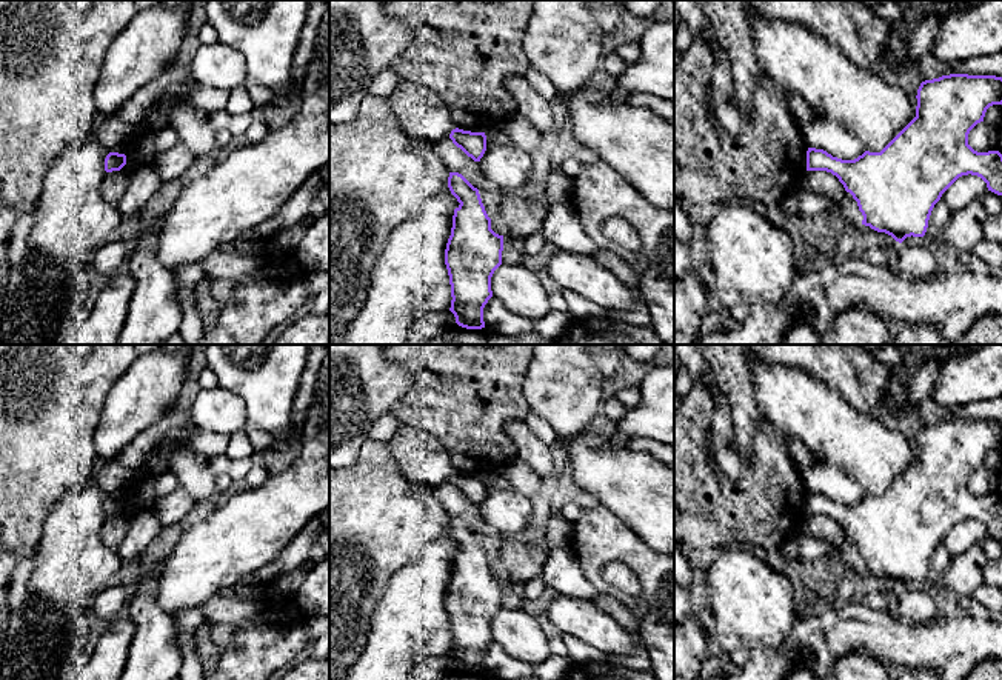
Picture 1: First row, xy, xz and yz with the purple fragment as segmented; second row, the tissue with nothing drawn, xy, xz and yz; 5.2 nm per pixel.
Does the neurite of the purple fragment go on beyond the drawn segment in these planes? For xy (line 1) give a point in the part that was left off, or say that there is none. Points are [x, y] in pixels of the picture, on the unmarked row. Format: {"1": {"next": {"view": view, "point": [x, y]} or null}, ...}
{"1": {"next": null}}

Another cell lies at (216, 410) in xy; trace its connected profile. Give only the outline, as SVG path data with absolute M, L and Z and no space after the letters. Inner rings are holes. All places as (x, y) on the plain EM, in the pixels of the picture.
M222 386L200 389L191 409L195 426L231 435L246 425L246 406L242 398Z

